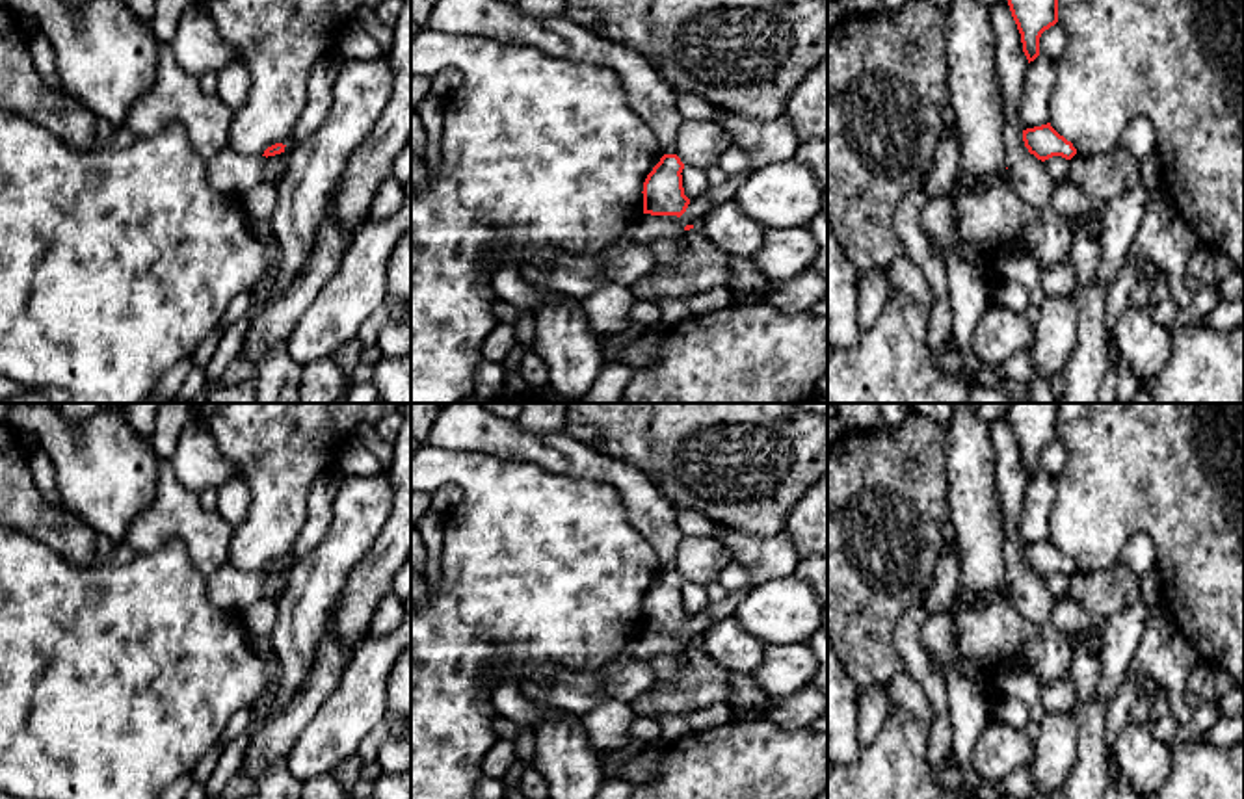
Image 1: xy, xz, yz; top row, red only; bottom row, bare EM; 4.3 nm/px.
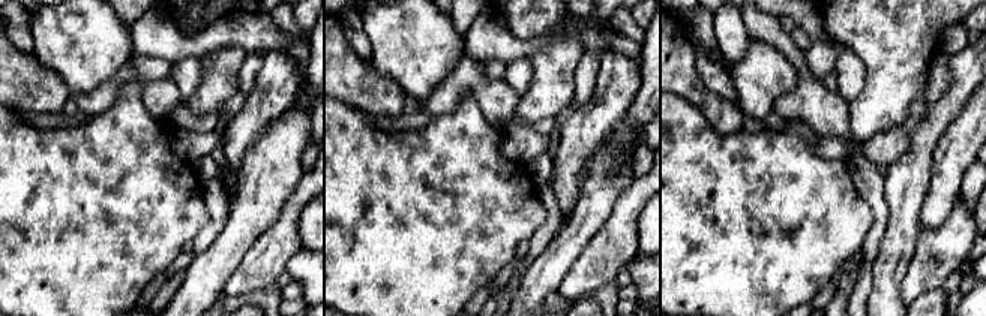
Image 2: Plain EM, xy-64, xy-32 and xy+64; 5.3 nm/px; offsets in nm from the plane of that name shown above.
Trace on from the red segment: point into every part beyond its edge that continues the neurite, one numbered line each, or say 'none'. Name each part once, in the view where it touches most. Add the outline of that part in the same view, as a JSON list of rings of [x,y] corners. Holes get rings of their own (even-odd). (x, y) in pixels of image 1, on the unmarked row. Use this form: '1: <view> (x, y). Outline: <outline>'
none

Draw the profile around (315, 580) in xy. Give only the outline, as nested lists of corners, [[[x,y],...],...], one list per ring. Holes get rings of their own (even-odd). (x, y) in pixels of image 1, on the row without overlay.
[[[389,472],[340,476],[333,520],[320,544],[285,563],[286,585],[277,598],[270,645],[279,665],[279,691],[268,717],[281,712],[305,686],[333,609],[355,565],[370,552],[394,502]]]

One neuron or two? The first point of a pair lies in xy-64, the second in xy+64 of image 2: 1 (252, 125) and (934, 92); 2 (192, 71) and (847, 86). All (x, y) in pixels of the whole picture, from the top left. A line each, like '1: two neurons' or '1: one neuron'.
1: two neurons
2: one neuron

